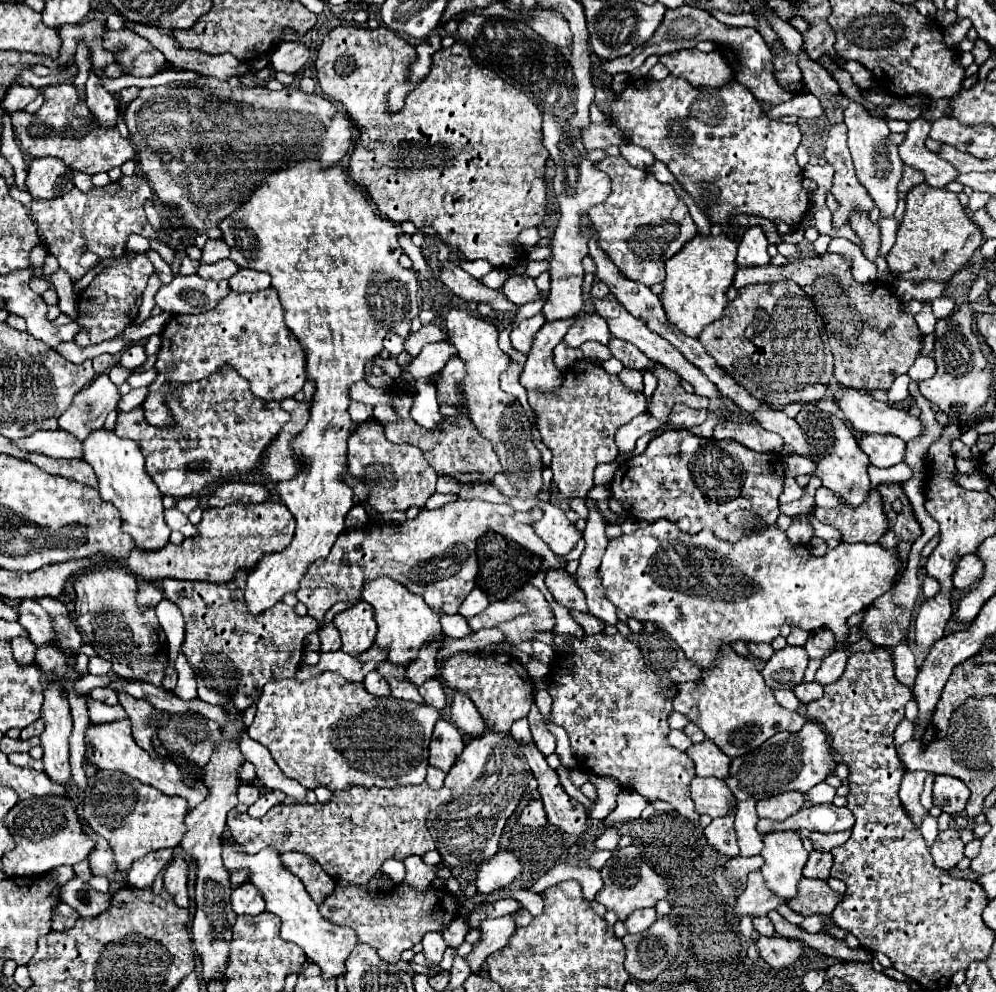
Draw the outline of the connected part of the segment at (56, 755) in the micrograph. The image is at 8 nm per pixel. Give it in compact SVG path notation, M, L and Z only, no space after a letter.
M49 683L45 689L45 701L41 707L41 719L45 721L45 731L41 733L43 747L43 767L49 779L67 785L71 781L69 765L69 735L73 719L69 715L69 703L61 697L61 685Z

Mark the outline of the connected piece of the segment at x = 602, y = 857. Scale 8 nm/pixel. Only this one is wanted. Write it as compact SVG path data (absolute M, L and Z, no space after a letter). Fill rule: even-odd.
M597 851L597 853L593 853L593 855L587 859L587 867L591 867L591 869L601 869L609 857L611 857L609 851Z

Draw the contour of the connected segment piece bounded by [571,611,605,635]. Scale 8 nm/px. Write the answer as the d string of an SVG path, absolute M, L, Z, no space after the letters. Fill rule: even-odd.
M571 611L571 615L585 629L585 635L597 635L597 633L603 633L603 629L605 629L605 623L601 623L601 619L597 619L593 615L585 615L579 611Z

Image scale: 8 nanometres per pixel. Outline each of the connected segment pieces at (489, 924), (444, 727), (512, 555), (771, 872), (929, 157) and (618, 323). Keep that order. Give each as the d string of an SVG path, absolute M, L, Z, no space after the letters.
M519 905L519 909L517 909L515 913L509 913L509 915L499 917L499 919L487 919L487 921L483 921L479 941L473 945L473 951L465 957L473 973L479 973L479 971L481 971L483 961L485 961L491 953L495 953L497 949L505 947L505 943L509 943L513 931L517 929L515 919L517 919L517 915L519 915L523 909L525 909L525 907Z
M439 719L429 743L429 765L447 773L461 755L463 747L465 741L459 729L453 723Z
M485 533L479 539L479 575L477 575L477 587L483 589L493 599L507 599L517 589L529 583L531 575L535 575L541 569L541 559L537 555L531 555L525 547L519 543L499 535L499 533Z
M773 831L767 833L763 839L765 847L761 851L765 865L761 867L765 885L769 885L769 891L773 891L777 897L785 897L785 901L793 899L793 895L797 895L797 885L803 879L803 867L807 863L809 853L803 849L801 837L795 831Z
M923 117L911 121L909 131L905 133L905 141L899 147L899 155L901 161L917 171L921 171L925 175L925 183L931 187L945 187L947 183L955 181L955 177L959 175L953 165L945 163L941 157L933 155L927 147L925 147L925 139L929 135L931 123L925 121Z
M613 295L607 297L607 299L597 299L597 301L593 301L593 305L595 305L595 311L607 321L611 335L615 335L615 337L619 337L619 339L623 339L623 341L635 345L635 347L637 347L641 353L645 353L651 361L655 361L655 363L659 363L659 365L665 365L667 369L675 371L679 377L683 377L685 381L689 381L689 383L693 385L693 389L695 389L697 395L703 395L703 397L707 397L707 399L719 399L719 397L723 397L721 391L717 391L717 385L711 383L709 377L703 375L699 367L695 367L693 363L689 363L689 361L687 361L669 341L665 341L661 335L649 331L641 319L635 319L633 315L629 315L629 313L625 311L625 307L623 307L621 303L617 303L617 299L615 299Z

